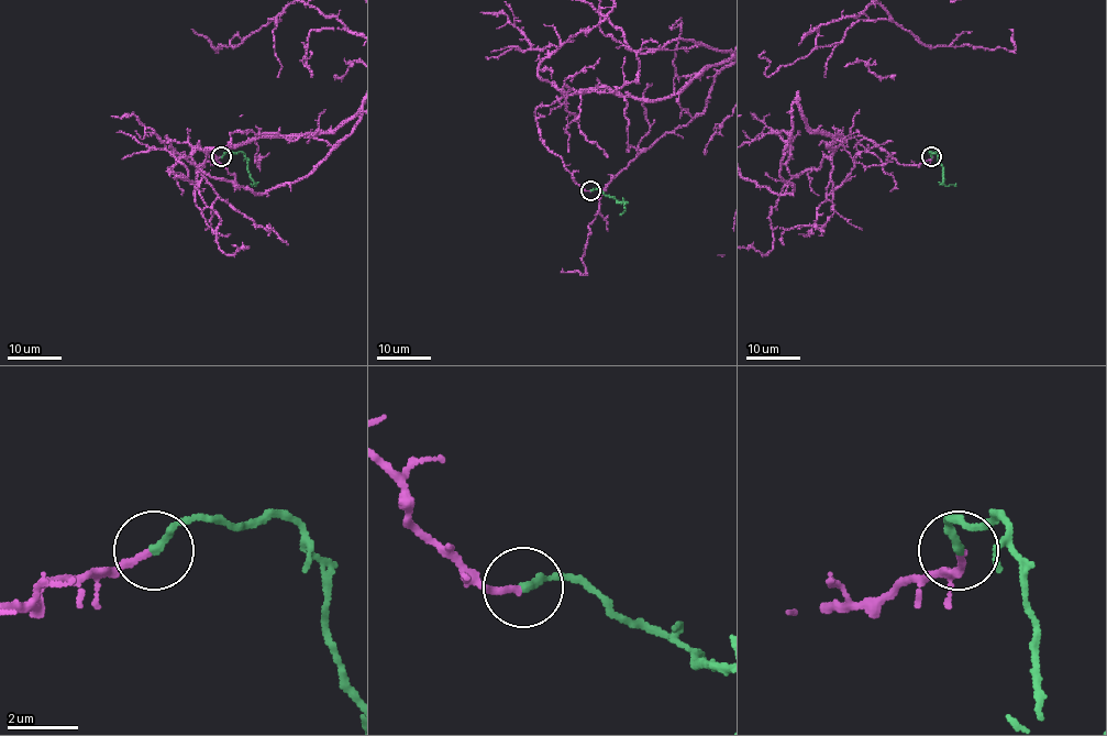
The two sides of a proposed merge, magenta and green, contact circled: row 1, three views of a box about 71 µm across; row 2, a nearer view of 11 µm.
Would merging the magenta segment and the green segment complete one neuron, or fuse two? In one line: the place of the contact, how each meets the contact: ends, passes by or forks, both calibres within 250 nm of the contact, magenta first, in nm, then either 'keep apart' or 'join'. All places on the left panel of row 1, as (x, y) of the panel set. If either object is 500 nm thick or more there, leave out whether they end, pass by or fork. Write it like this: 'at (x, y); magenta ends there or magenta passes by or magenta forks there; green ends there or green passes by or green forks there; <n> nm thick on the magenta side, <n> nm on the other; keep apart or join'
at (221, 156); magenta ends there; green ends there; 200 nm thick on the magenta side, 240 nm on the other; join

